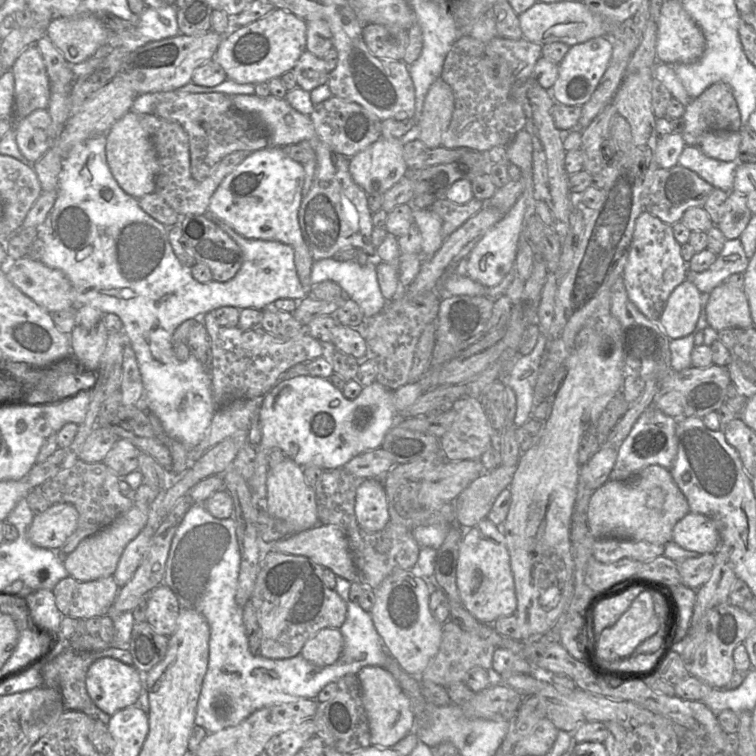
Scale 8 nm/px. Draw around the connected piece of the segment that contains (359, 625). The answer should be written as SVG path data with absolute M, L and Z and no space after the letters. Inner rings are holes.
M204 503L193 505L185 514L172 539L163 583L174 592L181 609L193 610L201 614L210 627L208 668L197 704L196 726L203 727L208 733L216 733L239 725L253 712L263 707L292 703L298 700L315 700L326 685L332 682L336 683L347 674L357 675L363 667L384 668L388 660L387 648L374 627L370 613L349 599L352 582L340 576L336 576L335 591L347 605L347 616L339 628L344 645L336 662L318 667L308 662L301 654L290 659L269 659L252 654L243 623L243 609L238 606L235 598L240 567L241 555L235 518L219 519L206 510Z

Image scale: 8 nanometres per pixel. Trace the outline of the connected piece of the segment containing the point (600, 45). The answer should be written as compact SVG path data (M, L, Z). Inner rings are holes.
M599 36L570 47L558 65L558 76L552 86L555 102L567 106L583 106L589 101L602 78L613 51L613 40L610 36Z

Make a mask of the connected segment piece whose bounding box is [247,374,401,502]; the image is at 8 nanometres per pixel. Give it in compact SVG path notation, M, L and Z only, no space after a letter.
M309 374L279 380L262 397L259 415L262 427L262 440L256 448L254 475L247 481L253 497L257 502L264 502L267 497L266 480L270 469L267 453L270 449L275 447L281 449L286 457L292 459L301 467L305 465L316 465L323 470L340 468L353 457L381 447L387 432L396 420L401 418L401 416L397 415L393 404L393 391L387 389L377 381L364 386L361 393L355 399L347 399L342 391L334 387L328 379L314 377Z

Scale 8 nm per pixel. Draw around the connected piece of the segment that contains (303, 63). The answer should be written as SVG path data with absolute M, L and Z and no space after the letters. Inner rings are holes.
M306 50L302 53L292 71L297 86L308 92L327 84L330 74L325 60Z

